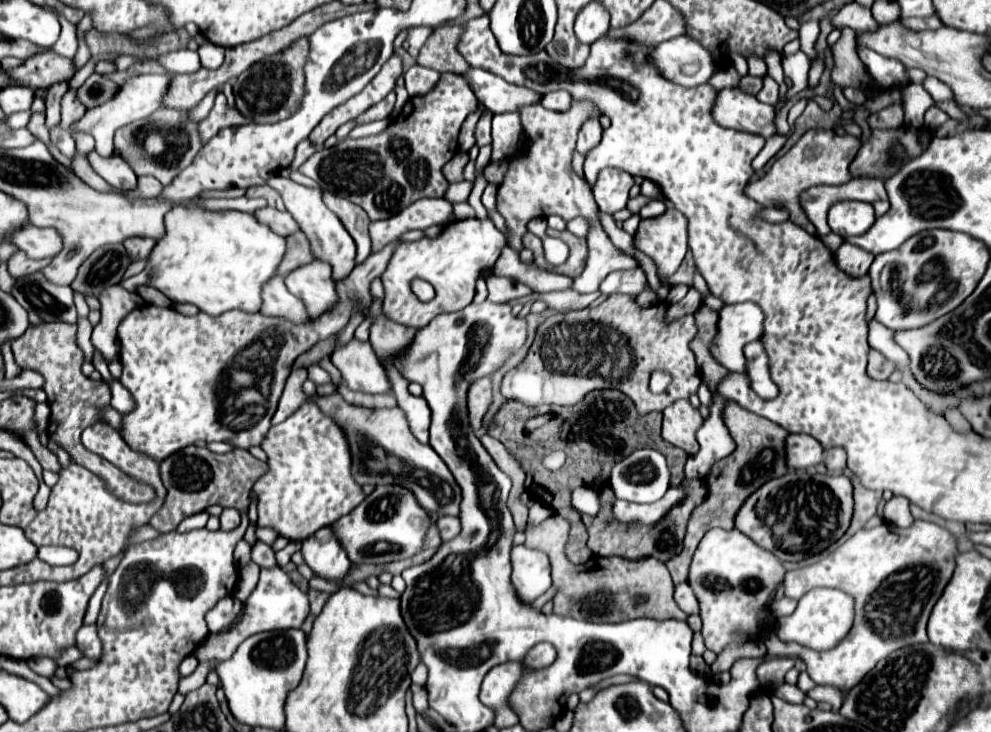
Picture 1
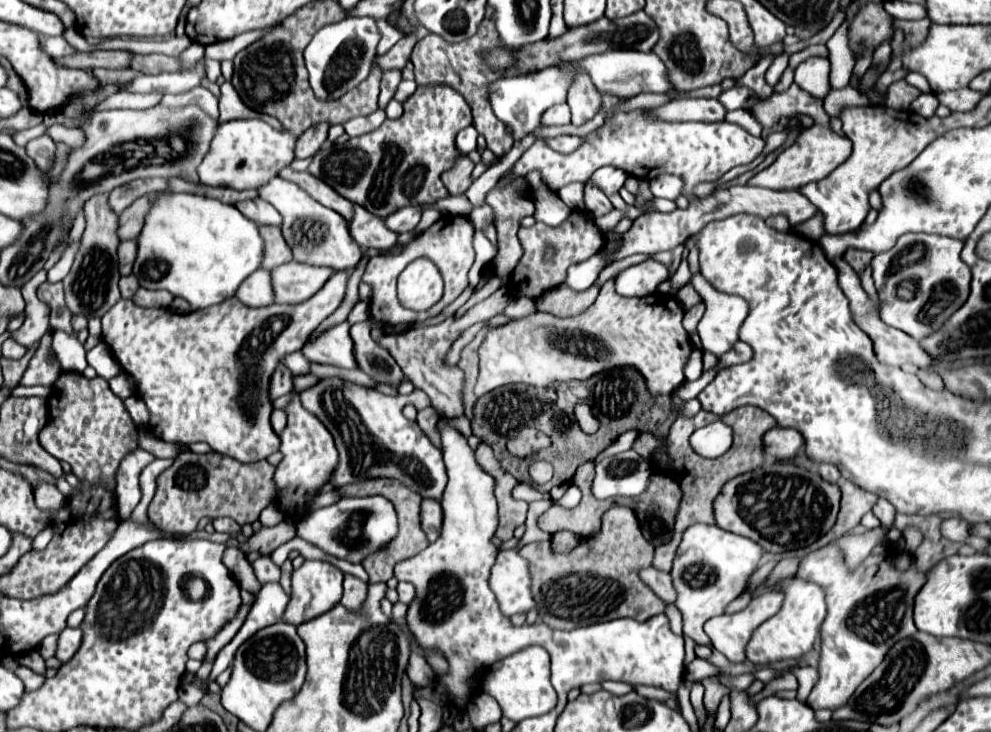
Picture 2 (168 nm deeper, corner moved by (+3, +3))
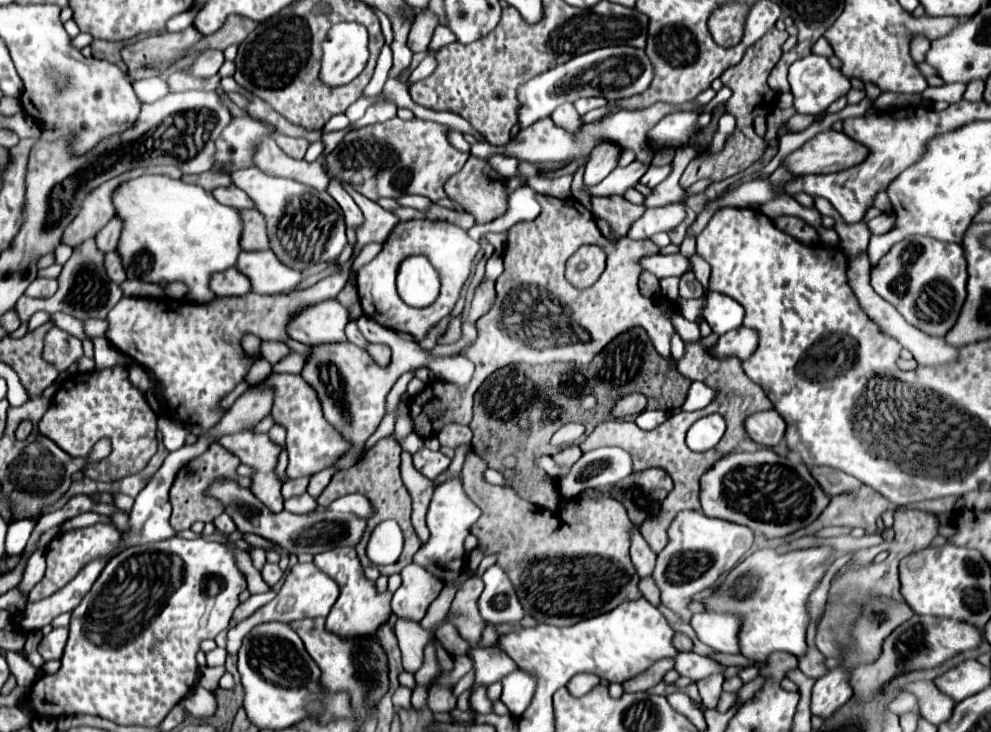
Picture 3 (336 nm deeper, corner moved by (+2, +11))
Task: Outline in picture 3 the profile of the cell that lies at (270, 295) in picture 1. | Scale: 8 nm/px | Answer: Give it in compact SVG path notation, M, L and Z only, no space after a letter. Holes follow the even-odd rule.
M230 267L230 271L220 271L218 275L214 275L214 279L210 279L210 289L214 291L214 295L246 295L250 293L250 281L236 271L234 267Z

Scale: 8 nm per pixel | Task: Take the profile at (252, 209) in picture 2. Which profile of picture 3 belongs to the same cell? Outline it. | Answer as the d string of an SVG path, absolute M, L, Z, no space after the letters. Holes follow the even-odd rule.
M230 185L230 187L218 187L218 189L212 191L212 195L214 195L214 199L218 199L220 203L226 203L230 207L238 207L238 209L250 209L250 207L254 207L254 203L250 201L250 197L244 191L240 191L238 187L234 187L234 185Z

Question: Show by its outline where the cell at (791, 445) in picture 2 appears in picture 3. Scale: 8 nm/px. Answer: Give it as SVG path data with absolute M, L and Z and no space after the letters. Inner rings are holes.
M774 409L758 411L754 415L748 415L744 423L744 431L746 431L746 437L756 441L758 445L774 447L784 439L786 423Z

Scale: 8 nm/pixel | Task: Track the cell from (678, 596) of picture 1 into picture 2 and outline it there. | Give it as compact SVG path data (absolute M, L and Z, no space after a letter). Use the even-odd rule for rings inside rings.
M649 567L649 569L643 569L641 571L641 579L661 597L665 599L665 603L675 603L677 601L677 591L673 587L673 579L669 573L663 573L663 571L657 571L655 567Z

